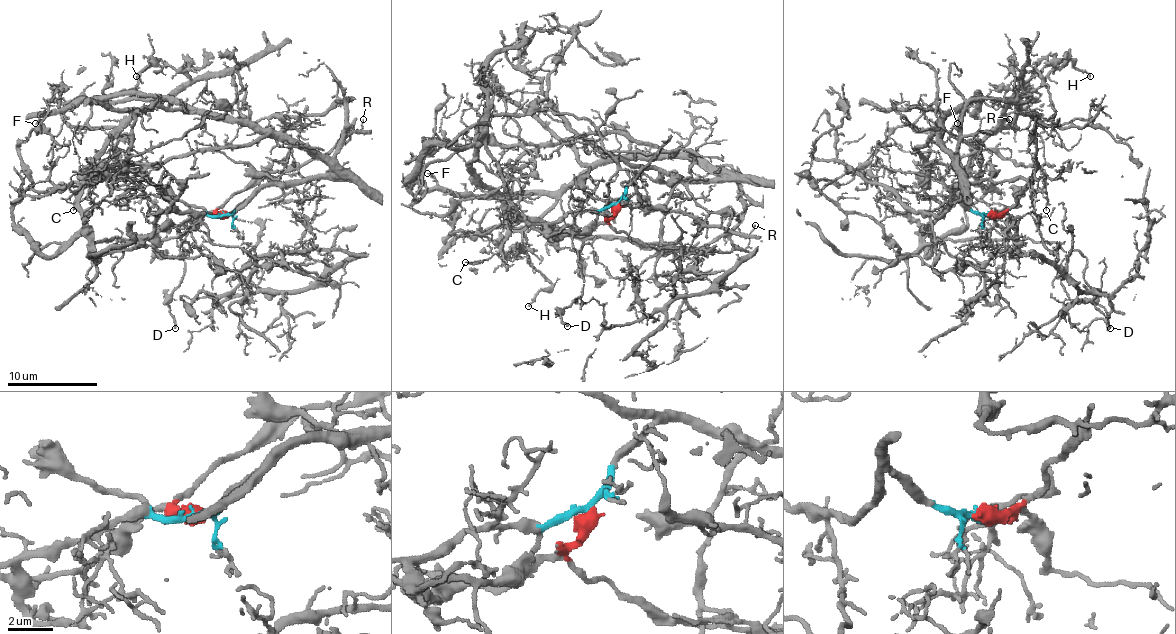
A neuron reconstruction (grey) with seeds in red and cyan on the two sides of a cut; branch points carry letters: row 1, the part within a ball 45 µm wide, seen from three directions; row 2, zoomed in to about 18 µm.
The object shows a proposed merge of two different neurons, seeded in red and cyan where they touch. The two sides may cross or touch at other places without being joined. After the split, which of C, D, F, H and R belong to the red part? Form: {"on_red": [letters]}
{"on_red": ["D", "R"]}

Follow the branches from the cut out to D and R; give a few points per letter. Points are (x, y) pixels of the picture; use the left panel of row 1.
D: (225, 214), (203, 214), (180, 236), (192, 252), (183, 259), (183, 281), (169, 304), (176, 328)
R: (225, 214), (218, 209), (268, 173), (299, 169), (326, 155), (353, 131), (358, 131), (362, 119)

